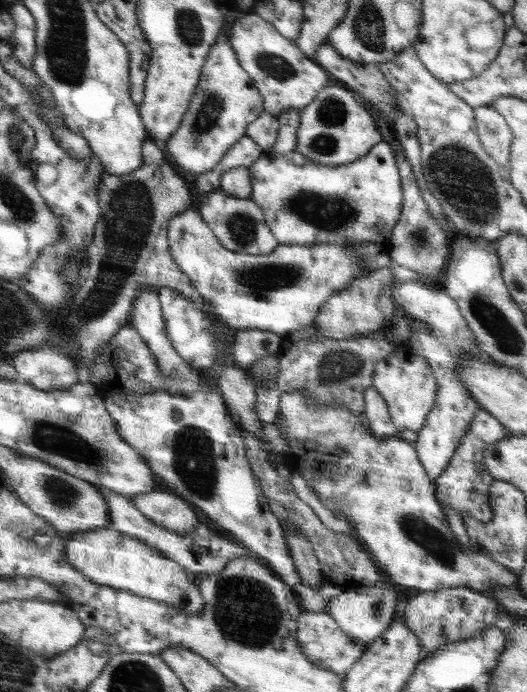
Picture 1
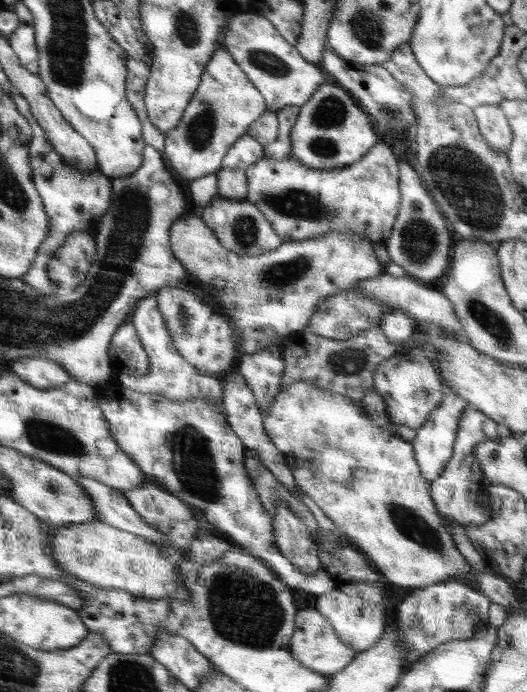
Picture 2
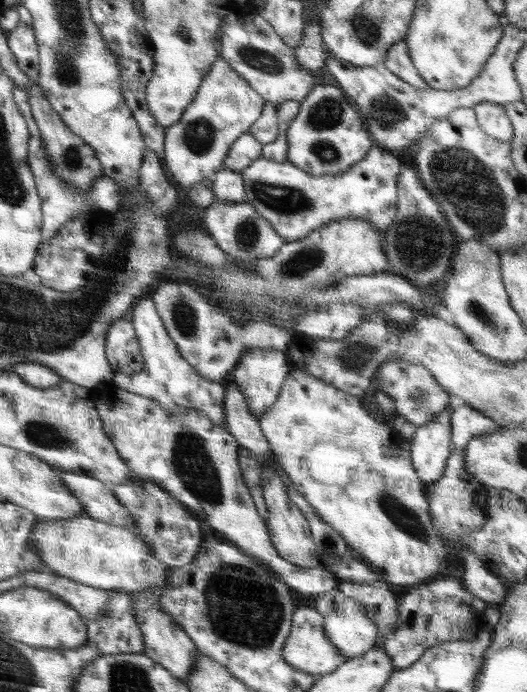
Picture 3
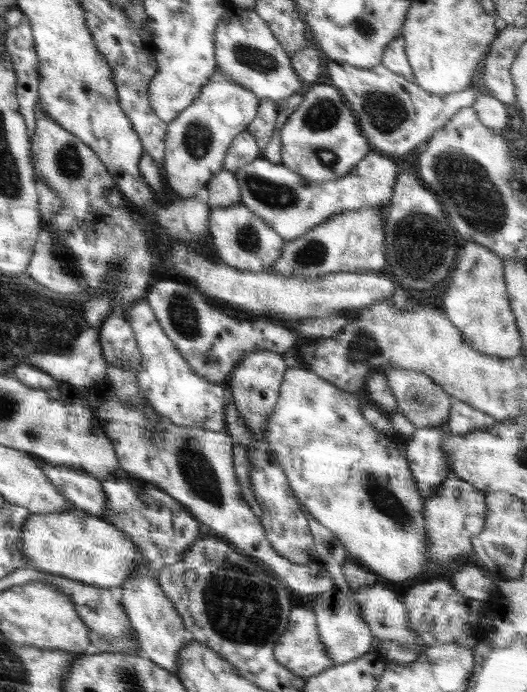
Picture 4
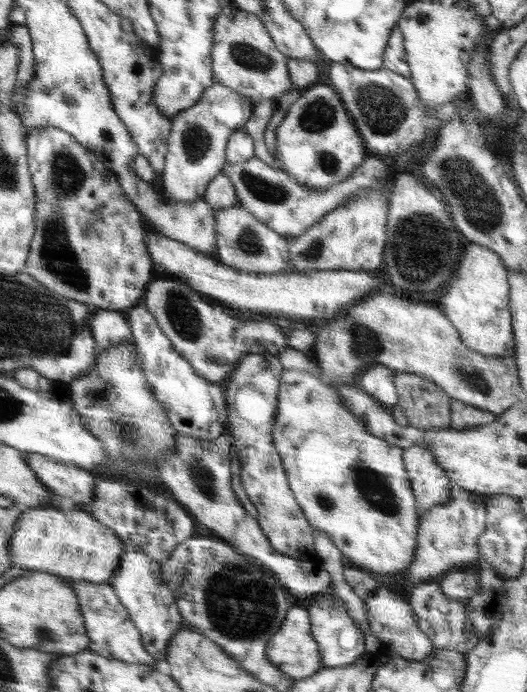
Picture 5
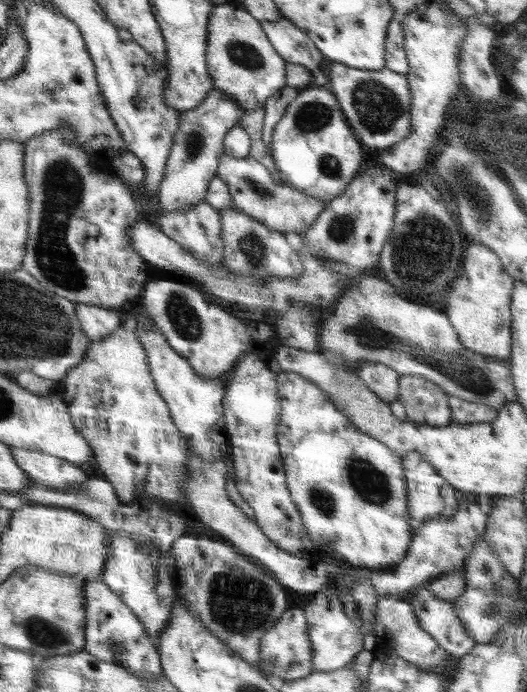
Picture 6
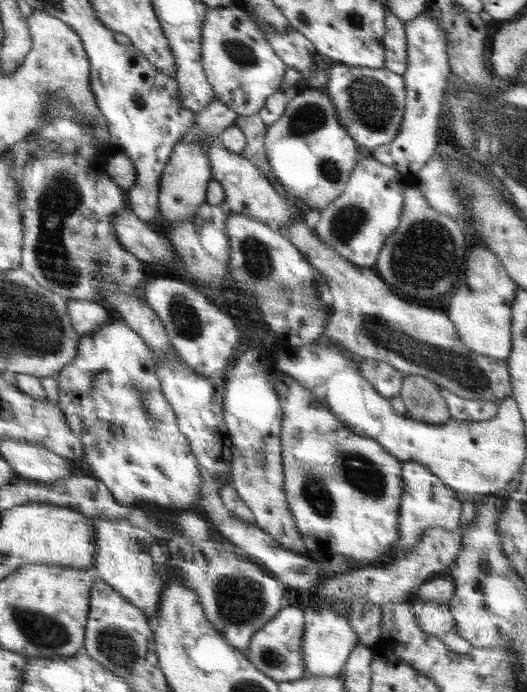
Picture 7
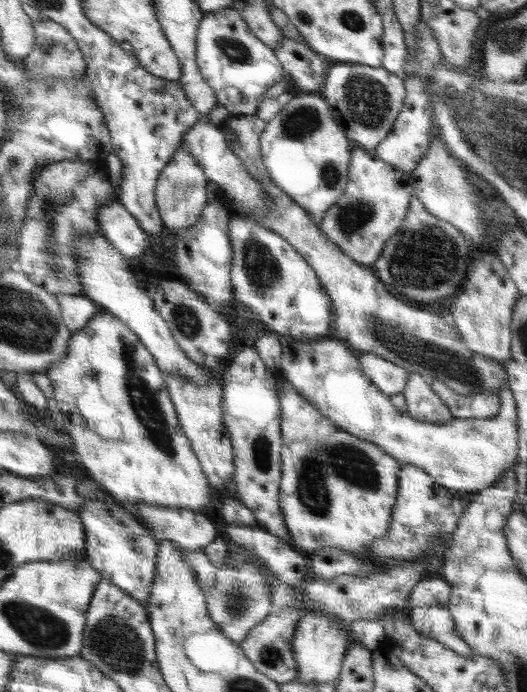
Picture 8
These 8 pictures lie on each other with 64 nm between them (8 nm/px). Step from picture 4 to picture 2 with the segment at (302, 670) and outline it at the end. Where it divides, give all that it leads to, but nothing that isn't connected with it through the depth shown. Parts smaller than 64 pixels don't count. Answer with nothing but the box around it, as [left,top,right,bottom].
[290,608,356,675]

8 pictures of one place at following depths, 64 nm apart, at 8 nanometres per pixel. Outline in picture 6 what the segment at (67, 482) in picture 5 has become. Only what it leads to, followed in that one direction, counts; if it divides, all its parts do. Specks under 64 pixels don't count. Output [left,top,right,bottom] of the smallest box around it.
[9,446,89,490]

